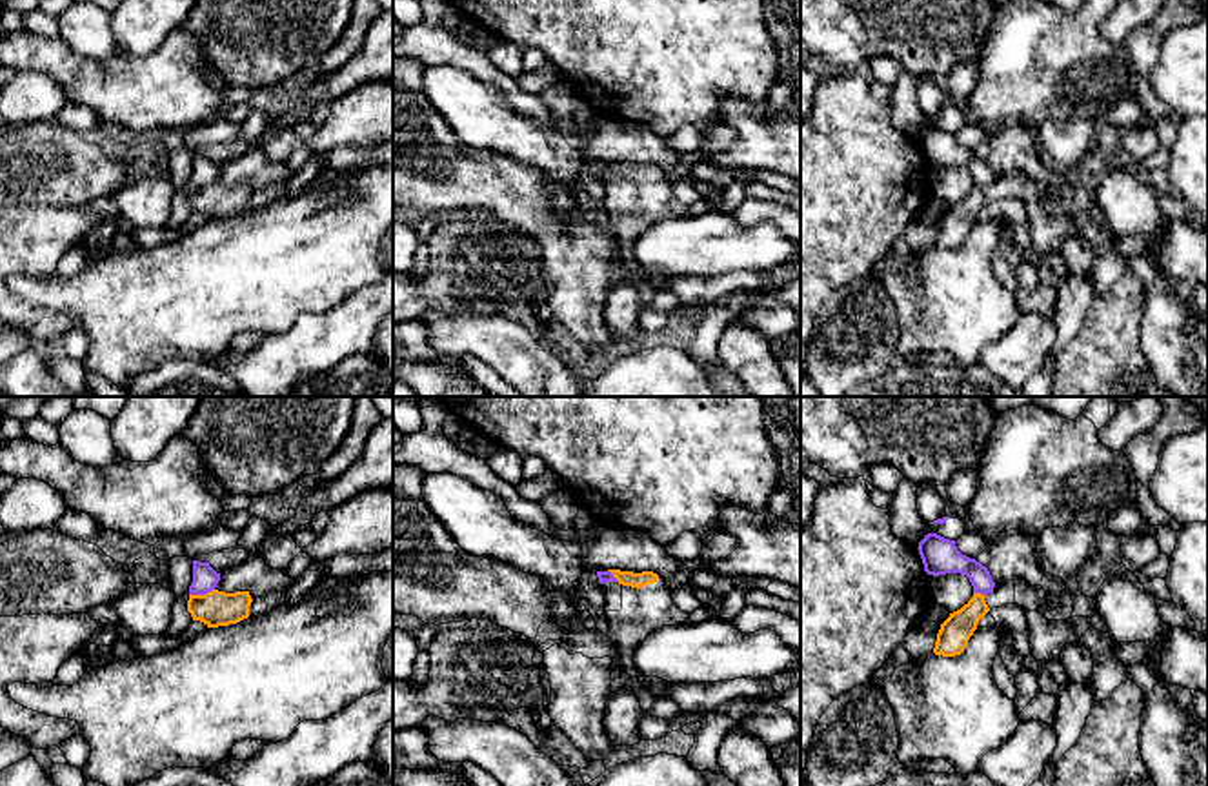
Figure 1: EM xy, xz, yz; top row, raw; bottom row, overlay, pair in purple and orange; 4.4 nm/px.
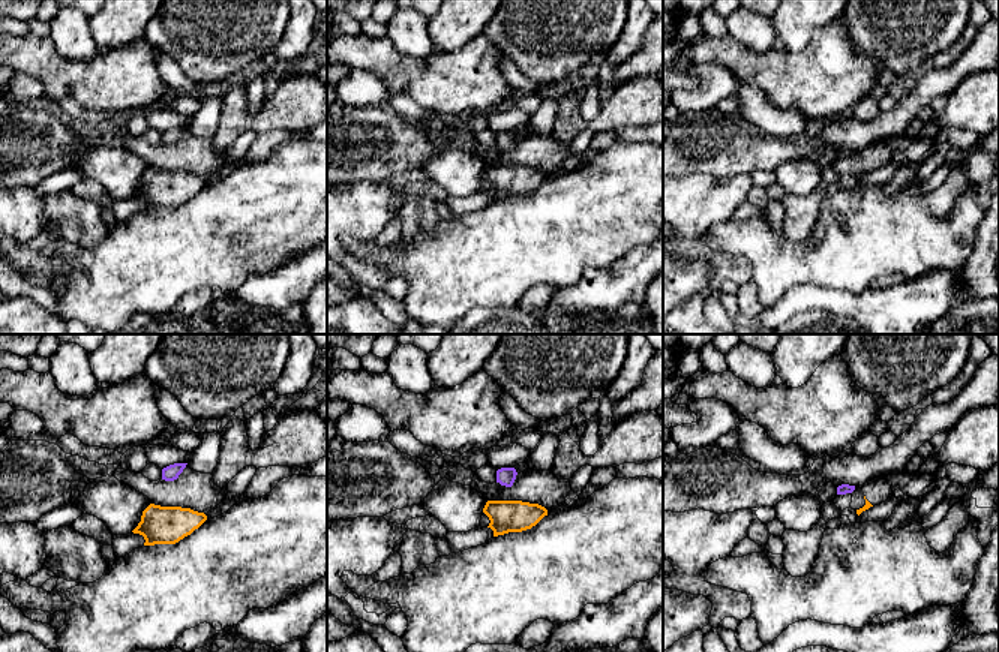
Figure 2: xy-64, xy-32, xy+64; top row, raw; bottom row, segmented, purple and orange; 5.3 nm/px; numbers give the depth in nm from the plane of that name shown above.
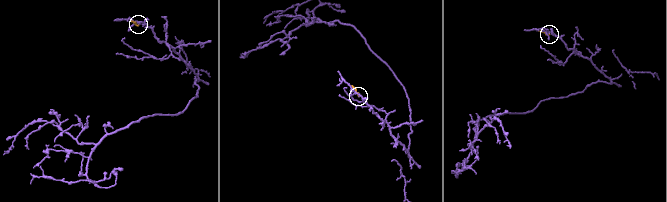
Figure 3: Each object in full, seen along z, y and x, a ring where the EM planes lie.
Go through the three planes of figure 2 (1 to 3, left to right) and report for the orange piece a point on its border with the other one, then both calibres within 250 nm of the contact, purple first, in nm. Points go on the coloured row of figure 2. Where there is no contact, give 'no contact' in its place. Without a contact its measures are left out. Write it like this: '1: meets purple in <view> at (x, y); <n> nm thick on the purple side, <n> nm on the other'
1: no contact
2: no contact
3: no contact

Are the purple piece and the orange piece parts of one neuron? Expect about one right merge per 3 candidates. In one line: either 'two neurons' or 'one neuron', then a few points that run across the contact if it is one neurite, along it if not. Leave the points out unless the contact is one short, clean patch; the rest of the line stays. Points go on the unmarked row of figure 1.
two neurons | xy (213, 181), (190, 188)

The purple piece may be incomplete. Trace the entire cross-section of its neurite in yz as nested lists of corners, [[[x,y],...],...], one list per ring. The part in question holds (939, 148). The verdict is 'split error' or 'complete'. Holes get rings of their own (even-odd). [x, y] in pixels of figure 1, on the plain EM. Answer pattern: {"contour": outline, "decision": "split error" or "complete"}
{"contour": [[[928,126],[919,135],[919,147],[928,167],[939,169],[946,166],[966,167],[973,178],[973,186],[992,186],[995,175],[986,158],[962,147],[955,133],[944,131],[937,126]]], "decision": "complete"}

